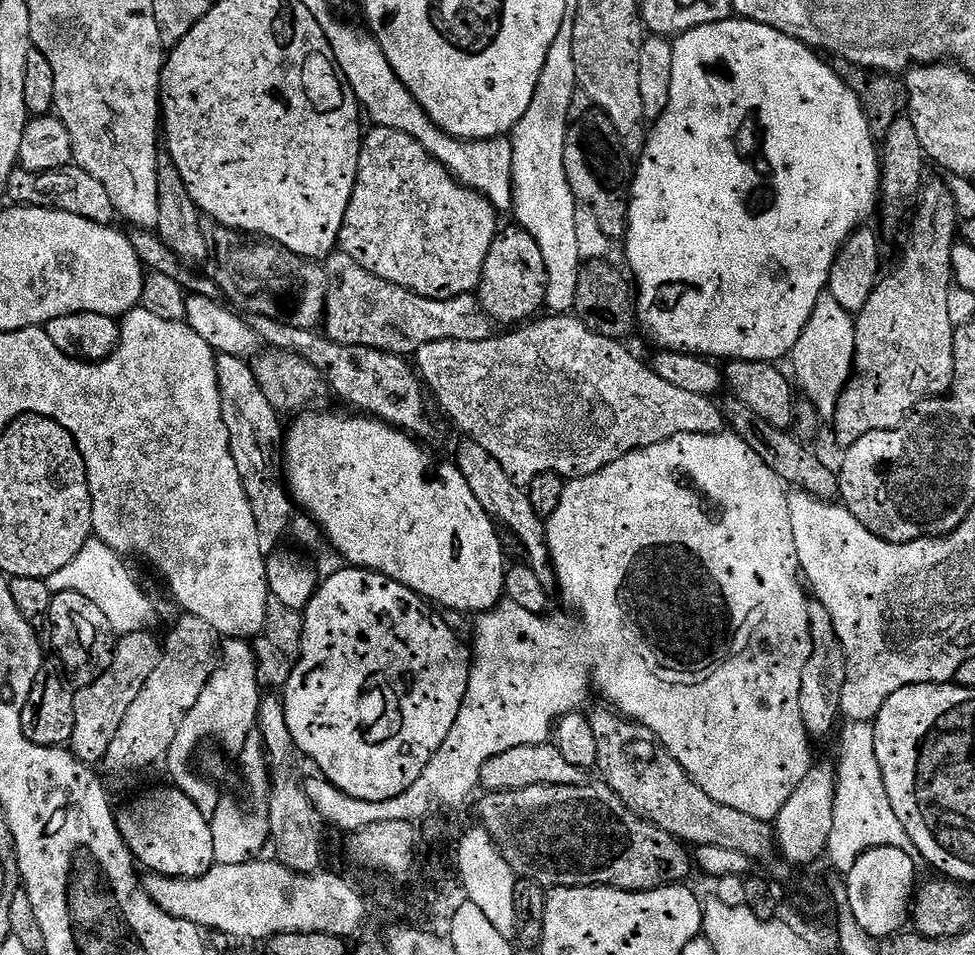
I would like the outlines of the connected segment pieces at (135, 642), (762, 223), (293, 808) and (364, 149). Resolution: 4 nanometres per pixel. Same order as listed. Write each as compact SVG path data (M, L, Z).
M146 631L119 637L116 641L116 653L106 674L102 674L102 678L98 678L93 684L83 685L75 693L74 734L70 751L83 764L96 766L99 760L101 763L107 757L110 742L114 742L114 734L118 734L122 718L126 718L126 710L130 710L142 686L146 686L146 678L154 674L160 661L162 644L152 635L151 631Z
M733 18L714 22L710 26L698 26L689 32L683 32L681 36L675 37L672 45L674 50L674 74L670 78L670 102L666 110L660 115L659 120L651 125L644 141L644 150L638 157L638 163L634 168L632 177L632 195L628 202L628 234L626 245L628 244L628 264L632 267L631 275L634 277L634 288L638 295L635 297L636 318L639 327L644 328L644 332L653 340L654 343L660 344L661 349L669 352L689 352L691 356L701 358L715 358L717 361L731 362L734 360L766 360L769 362L780 362L780 359L787 357L792 348L802 338L802 330L806 330L806 324L810 322L810 316L814 314L814 308L818 306L818 298L825 295L830 278L830 270L834 266L836 256L840 249L844 247L845 242L850 239L853 232L861 227L862 222L868 222L872 216L872 211L877 211L878 201L880 200L880 161L878 155L878 144L874 139L872 127L868 125L868 117L864 115L862 106L858 98L847 88L834 74L831 63L819 60L817 53L809 48L807 44L800 43L793 36L782 34L765 24L759 24L753 20L743 18Z
M268 694L263 697L257 725L260 737L264 741L265 755L271 772L268 792L270 802L266 819L272 846L276 848L275 859L291 872L315 875L323 865L321 862L324 823L316 808L309 802L302 782L298 780L292 768L292 762L296 759L295 744L286 724L283 701L277 695L274 697Z
M377 127L371 131L360 145L358 174L350 206L346 206L346 218L342 218L339 251L350 254L370 274L409 288L419 296L449 300L475 293L480 286L486 254L490 254L490 246L498 235L495 206L451 176L410 134Z

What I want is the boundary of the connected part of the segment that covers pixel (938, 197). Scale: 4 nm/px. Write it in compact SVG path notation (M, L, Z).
M943 179L932 180L929 184L927 181L923 185L911 220L912 229L908 232L908 241L904 244L904 253L896 269L877 283L870 302L855 317L854 375L838 398L836 413L830 421L830 428L836 431L836 440L844 450L854 446L858 438L866 438L866 434L874 434L878 430L894 430L911 412L915 412L918 405L926 400L943 397L952 390L957 325L950 318L950 298L954 287L952 250L958 243L958 219L954 197Z

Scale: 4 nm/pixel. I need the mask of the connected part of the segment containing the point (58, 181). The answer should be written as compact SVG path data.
M75 166L53 172L14 171L10 174L7 199L16 206L53 208L66 214L78 214L78 218L99 224L111 225L117 219L116 208L110 202L110 194L106 194L102 182L98 182L98 178L90 178L86 170Z

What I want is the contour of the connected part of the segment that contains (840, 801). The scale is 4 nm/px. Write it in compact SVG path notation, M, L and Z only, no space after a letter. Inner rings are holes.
M852 722L847 725L844 732L844 741L840 744L840 756L844 761L838 764L836 777L836 805L834 806L834 830L830 834L830 842L826 853L827 859L832 859L832 864L837 868L837 873L847 874L858 862L863 852L875 848L897 848L914 861L920 860L920 851L910 842L910 834L898 822L898 814L894 814L894 806L890 806L890 798L886 794L886 786L882 782L882 770L878 766L878 754L874 750L874 727L868 722Z

